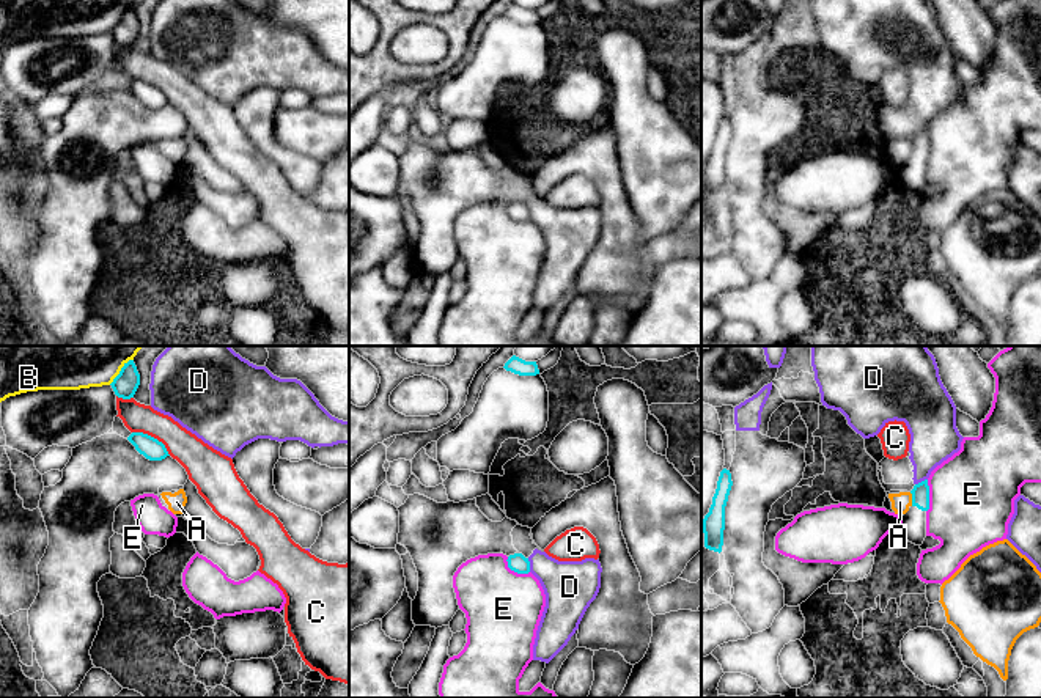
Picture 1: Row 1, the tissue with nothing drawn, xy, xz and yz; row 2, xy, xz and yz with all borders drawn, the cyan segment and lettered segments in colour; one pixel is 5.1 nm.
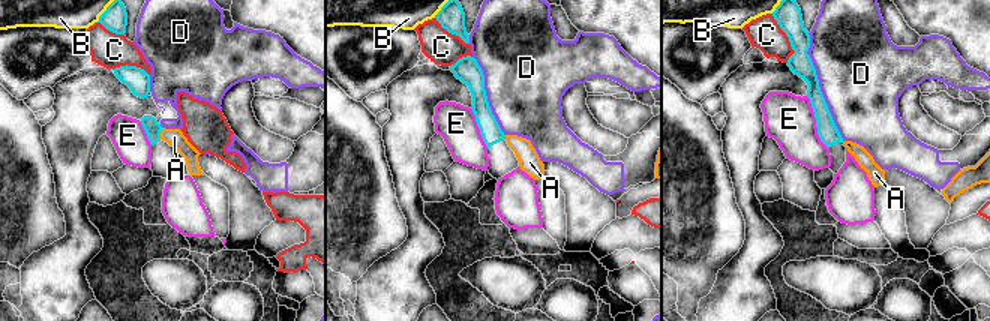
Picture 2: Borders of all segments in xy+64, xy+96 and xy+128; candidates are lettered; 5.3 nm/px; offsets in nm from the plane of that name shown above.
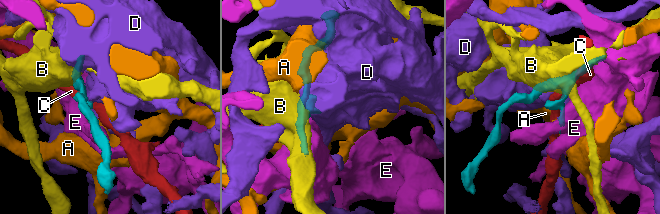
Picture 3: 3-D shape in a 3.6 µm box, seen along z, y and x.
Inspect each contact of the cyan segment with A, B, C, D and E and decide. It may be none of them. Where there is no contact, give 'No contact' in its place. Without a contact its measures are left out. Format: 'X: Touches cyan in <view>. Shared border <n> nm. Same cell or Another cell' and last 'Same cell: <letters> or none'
A: Touches cyan in yz. Shared border 70 nm. Another cell
B: Touches cyan in xy. Shared border 180 nm. Another cell
C: Touches cyan in xy. Shared border 240 nm. Another cell
D: Touches cyan in xz. Shared border 70 nm. Another cell
E: Touches cyan in xz. Shared border 150 nm. Another cell
Same cell: none

